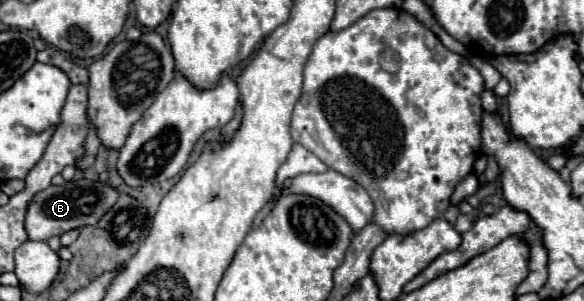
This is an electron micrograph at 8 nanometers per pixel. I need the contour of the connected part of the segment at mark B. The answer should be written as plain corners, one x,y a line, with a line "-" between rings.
79,178
77,182
67,182
63,186
49,186
41,194
37,194
27,210
25,226
29,240
49,240
51,236
61,236
67,230
77,230
85,226
97,224
105,212
113,208
117,202
119,192
113,188
109,182
99,182
99,180
87,180

